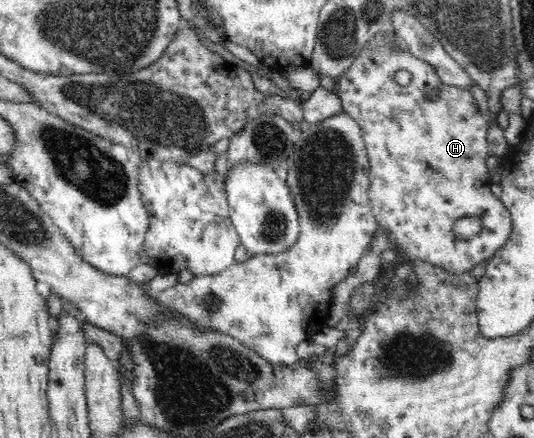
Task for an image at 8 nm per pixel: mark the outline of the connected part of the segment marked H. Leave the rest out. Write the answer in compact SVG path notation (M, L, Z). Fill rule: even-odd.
M385 32L375 34L366 43L335 89L343 112L347 112L362 130L369 162L370 203L378 225L390 235L391 247L399 251L405 261L423 260L445 271L465 273L490 260L507 243L513 227L507 207L492 193L494 185L487 168L490 125L469 90L445 85L431 64L415 58L397 35L395 40L399 44L393 46ZM401 70L413 76L409 85L403 87L395 81L397 71ZM434 90L439 91L439 99L426 99ZM463 217L481 220L482 230L477 236L459 238L453 232L453 225Z

